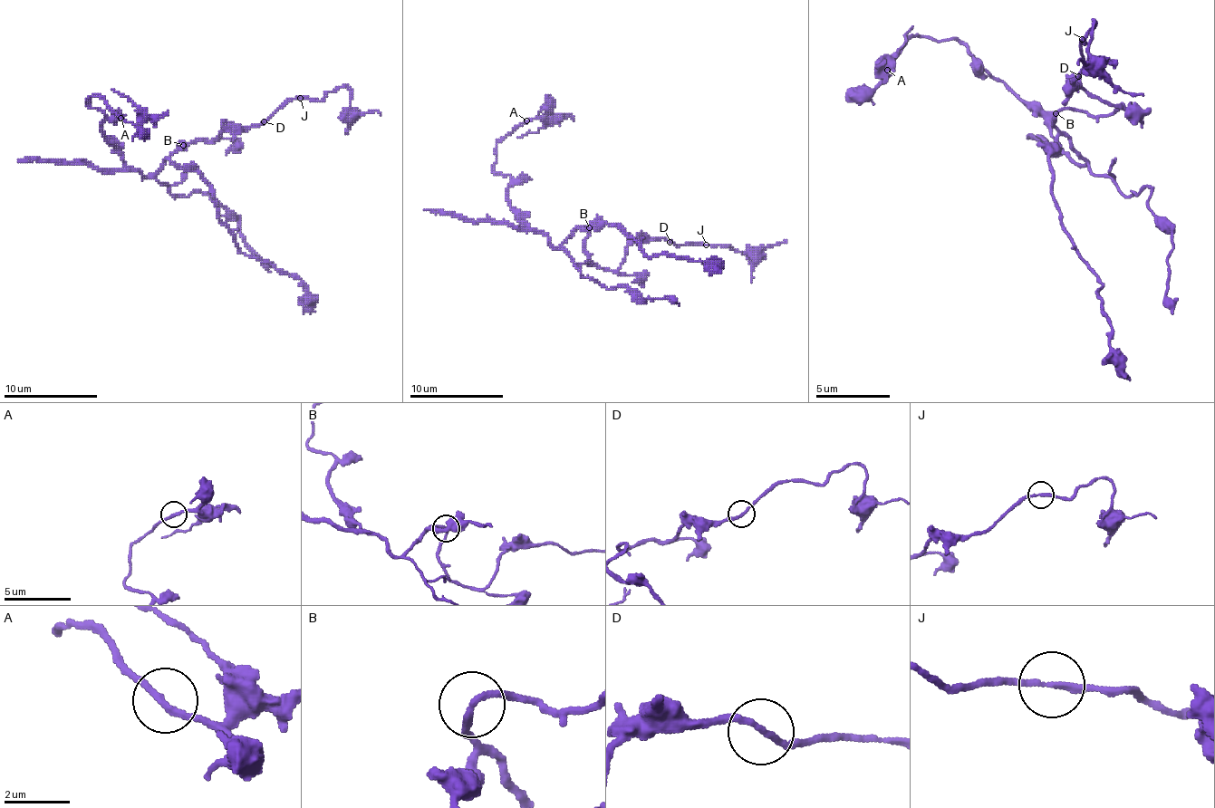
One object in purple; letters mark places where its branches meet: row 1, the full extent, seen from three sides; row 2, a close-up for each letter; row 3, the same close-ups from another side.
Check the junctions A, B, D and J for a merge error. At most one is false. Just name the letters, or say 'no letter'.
no letter

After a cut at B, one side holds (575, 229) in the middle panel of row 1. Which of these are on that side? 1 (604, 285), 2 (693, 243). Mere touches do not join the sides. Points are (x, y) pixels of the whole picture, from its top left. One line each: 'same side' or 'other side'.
1: same side
2: other side

